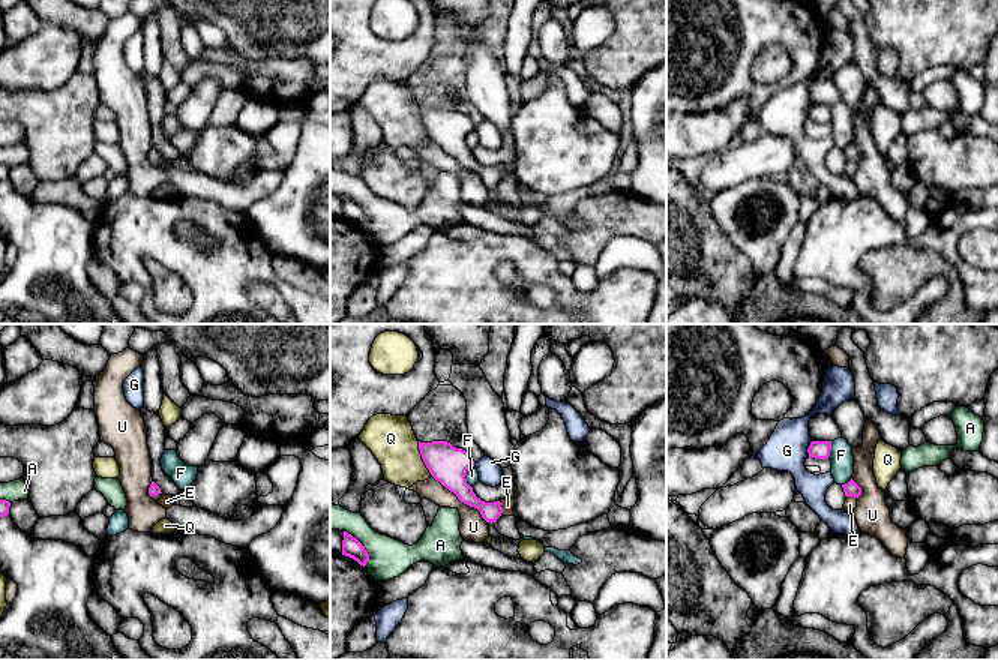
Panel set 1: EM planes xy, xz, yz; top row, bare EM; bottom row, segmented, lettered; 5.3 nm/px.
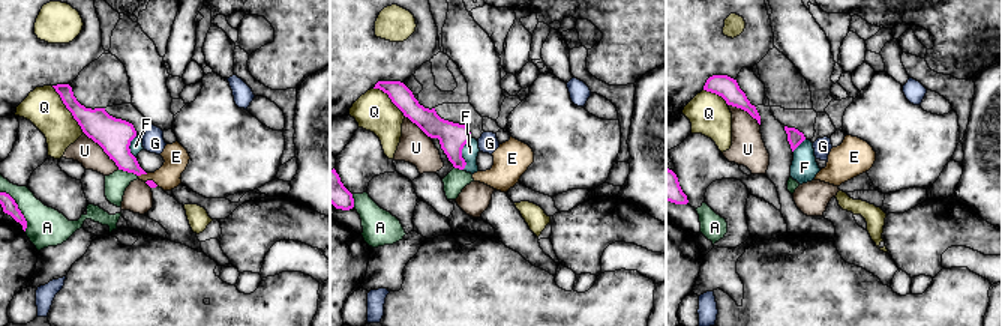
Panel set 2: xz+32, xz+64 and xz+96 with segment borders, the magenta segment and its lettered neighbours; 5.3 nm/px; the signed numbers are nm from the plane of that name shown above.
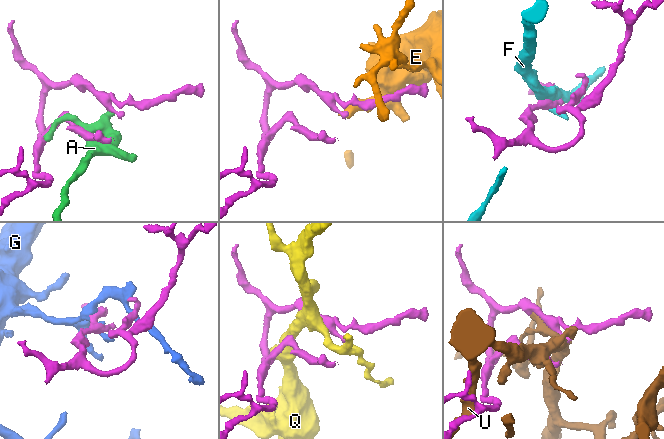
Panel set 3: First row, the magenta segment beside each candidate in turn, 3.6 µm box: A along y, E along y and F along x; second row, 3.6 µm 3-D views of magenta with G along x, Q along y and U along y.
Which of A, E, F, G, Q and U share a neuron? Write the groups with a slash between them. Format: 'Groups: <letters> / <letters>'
Groups: A E / F / G / Q / U

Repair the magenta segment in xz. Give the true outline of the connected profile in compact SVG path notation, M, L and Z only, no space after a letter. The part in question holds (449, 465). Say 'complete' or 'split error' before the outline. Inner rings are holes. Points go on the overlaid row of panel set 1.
complete; M419 441L419 450L426 468L437 482L453 492L461 502L477 508L486 522L497 522L503 513L501 502L482 501L467 483L467 471L474 466L468 452L456 448L447 441Z

